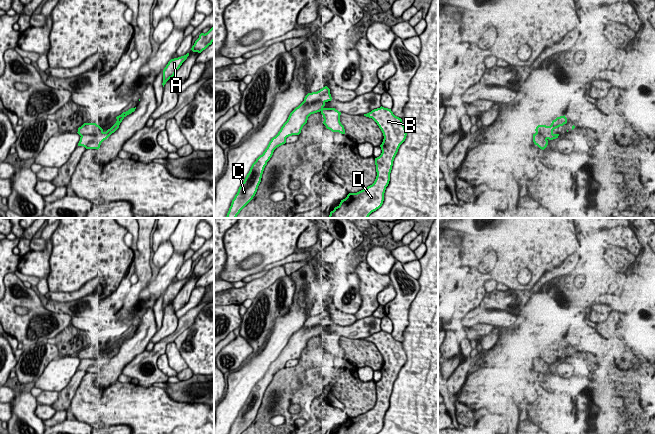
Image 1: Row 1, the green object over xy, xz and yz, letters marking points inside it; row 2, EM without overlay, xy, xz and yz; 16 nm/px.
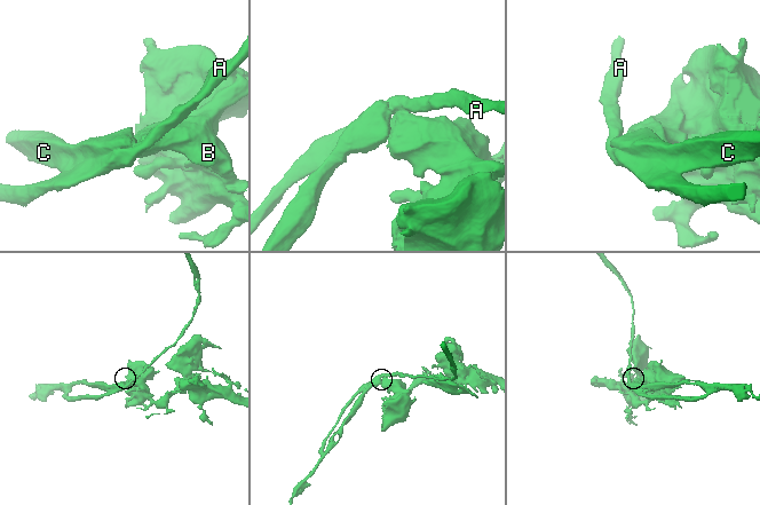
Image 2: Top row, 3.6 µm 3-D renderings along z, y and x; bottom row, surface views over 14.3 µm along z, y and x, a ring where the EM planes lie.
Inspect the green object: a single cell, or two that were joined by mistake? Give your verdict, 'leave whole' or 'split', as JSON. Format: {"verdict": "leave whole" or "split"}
{"verdict": "split"}

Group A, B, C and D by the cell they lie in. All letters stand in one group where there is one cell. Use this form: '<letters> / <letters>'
A / B C D

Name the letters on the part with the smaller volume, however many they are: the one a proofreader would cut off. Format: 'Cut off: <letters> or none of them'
Cut off: A

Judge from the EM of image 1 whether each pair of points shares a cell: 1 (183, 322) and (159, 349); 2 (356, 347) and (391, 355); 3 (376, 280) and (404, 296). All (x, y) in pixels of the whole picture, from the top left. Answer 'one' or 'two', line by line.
1: one
2: two
3: two

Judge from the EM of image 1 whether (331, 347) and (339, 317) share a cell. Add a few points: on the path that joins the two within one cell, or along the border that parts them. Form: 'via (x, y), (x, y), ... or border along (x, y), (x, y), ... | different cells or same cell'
border along (358, 319), (349, 325), (332, 324) | different cells

